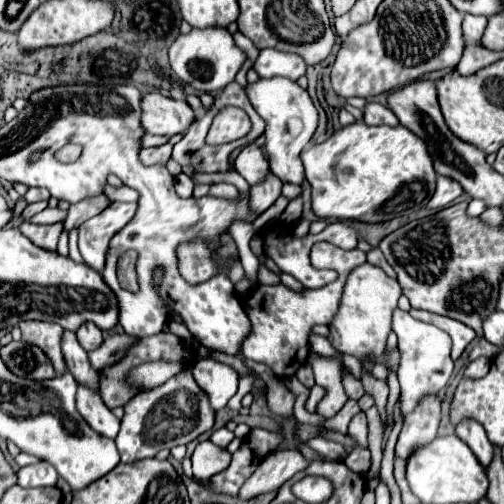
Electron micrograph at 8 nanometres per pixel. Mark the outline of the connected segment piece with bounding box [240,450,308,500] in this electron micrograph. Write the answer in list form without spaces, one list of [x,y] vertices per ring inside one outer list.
[[[274,450],[262,464],[256,468],[256,472],[244,482],[240,488],[240,496],[244,500],[272,492],[280,488],[286,480],[290,480],[294,474],[308,468],[308,462],[304,462],[304,456],[296,450]]]

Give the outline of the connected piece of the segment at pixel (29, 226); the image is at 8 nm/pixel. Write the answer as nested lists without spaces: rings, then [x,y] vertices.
[[[26,222],[26,236],[46,248],[46,250],[52,250],[56,252],[58,250],[58,238],[62,234],[62,224],[50,224],[50,226],[38,226],[38,224],[32,224],[32,222]]]

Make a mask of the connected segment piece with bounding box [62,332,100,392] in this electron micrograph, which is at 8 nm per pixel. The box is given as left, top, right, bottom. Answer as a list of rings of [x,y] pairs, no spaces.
[[[64,332],[62,352],[64,352],[64,358],[66,358],[68,372],[76,378],[76,382],[86,386],[86,388],[92,388],[94,392],[100,392],[100,372],[90,366],[88,354],[78,344],[74,332]]]

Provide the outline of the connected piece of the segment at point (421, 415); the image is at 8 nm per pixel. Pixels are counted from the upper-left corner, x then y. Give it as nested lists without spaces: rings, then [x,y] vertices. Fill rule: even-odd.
[[[438,394],[434,396],[424,396],[418,402],[418,408],[414,412],[404,416],[404,426],[396,444],[396,454],[402,458],[408,458],[414,450],[414,446],[428,444],[436,436],[440,422],[440,398]]]

